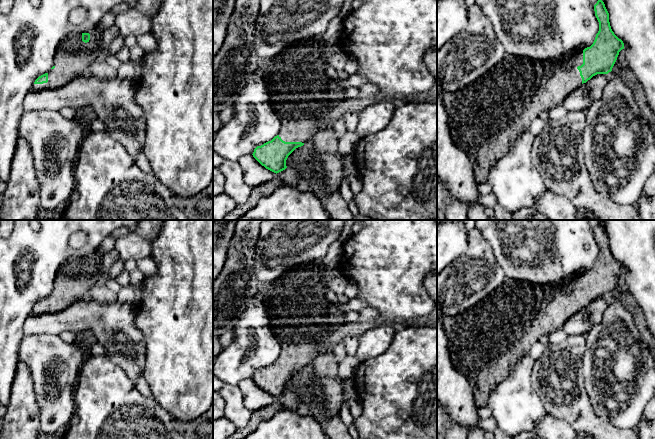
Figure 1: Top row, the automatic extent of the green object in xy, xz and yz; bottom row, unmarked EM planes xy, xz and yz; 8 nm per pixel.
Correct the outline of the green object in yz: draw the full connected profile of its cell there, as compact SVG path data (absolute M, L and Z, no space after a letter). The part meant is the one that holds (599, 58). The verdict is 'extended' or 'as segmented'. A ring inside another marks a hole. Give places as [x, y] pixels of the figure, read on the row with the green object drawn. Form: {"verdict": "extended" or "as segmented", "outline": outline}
{"verdict": "extended", "outline": "M602 0L594 5L595 16L599 22L599 31L590 47L585 48L569 60L570 68L564 70L558 60L540 60L516 57L506 54L500 63L466 87L442 95L442 102L448 116L449 131L454 144L464 151L474 164L473 172L476 183L486 182L495 162L507 153L521 133L529 130L531 123L543 111L550 111L562 105L563 100L573 90L586 83L597 74L608 74L617 60L624 43L611 29L609 13Z"}

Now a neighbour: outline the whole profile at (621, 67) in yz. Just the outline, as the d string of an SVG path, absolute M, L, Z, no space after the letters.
M624 49L619 52L612 71L617 73L622 78L623 82L631 89L632 95L639 106L639 110L643 118L647 121L652 134L655 137L655 114L647 103L639 81L636 79L634 73L628 66Z

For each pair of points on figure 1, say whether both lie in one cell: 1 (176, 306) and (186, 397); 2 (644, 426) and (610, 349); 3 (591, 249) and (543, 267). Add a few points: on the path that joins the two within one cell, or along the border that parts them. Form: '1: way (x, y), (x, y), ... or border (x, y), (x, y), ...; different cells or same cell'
1: way (187, 329), (187, 374); same cell
2: border (642, 418), (636, 428); different cells
3: way (579, 249), (561, 249), (555, 255); same cell

